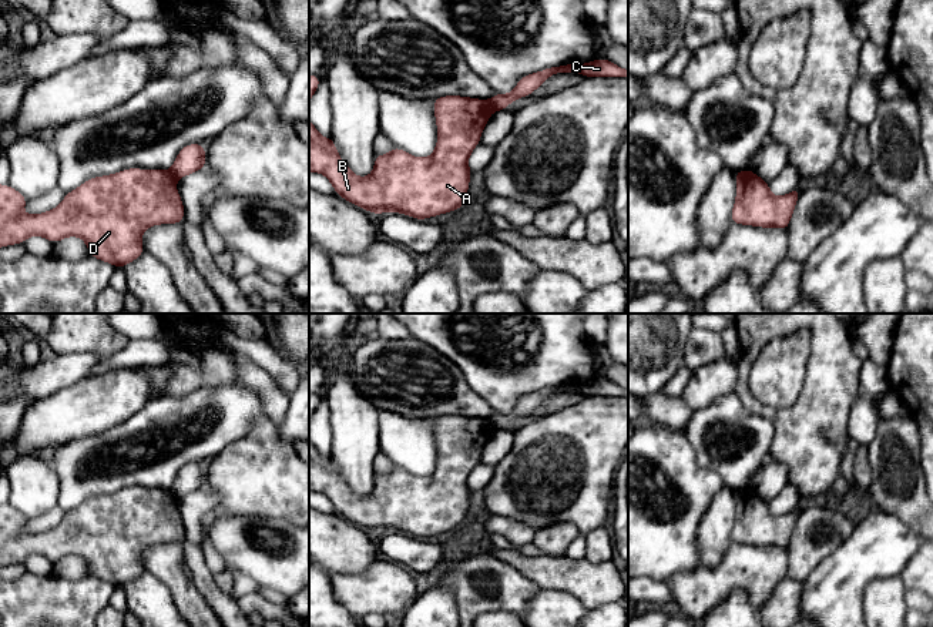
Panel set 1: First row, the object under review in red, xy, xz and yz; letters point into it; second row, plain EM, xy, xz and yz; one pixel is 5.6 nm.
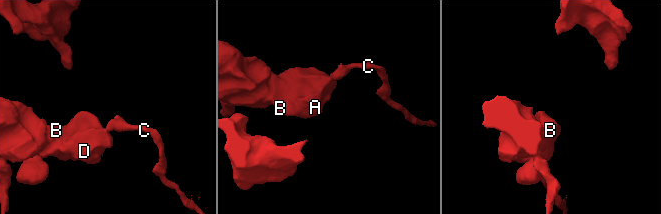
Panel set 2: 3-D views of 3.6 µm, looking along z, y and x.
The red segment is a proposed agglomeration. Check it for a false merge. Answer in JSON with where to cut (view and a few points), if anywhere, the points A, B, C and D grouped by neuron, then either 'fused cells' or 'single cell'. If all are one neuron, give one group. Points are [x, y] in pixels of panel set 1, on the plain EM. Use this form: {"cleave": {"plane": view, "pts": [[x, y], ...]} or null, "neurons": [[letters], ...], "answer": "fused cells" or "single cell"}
{"cleave": {"plane": "xy", "pts": [[168, 490], [175, 499]]}, "neurons": [["A", "B", "D"], ["C"]], "answer": "fused cells"}

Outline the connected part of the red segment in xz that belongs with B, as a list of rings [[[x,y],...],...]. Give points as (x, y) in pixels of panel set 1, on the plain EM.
[[[446,415],[433,419],[437,463],[430,476],[413,476],[392,466],[389,473],[375,473],[372,493],[360,497],[340,479],[332,455],[323,457],[309,439],[309,492],[323,493],[332,502],[336,514],[376,534],[395,530],[423,540],[463,526],[473,493],[467,480],[479,465],[493,429],[489,420],[479,418]]]

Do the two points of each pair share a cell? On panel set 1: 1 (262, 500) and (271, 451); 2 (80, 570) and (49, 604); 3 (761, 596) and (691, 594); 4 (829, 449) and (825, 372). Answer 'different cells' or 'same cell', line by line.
1: same cell
2: different cells
3: same cell
4: same cell

